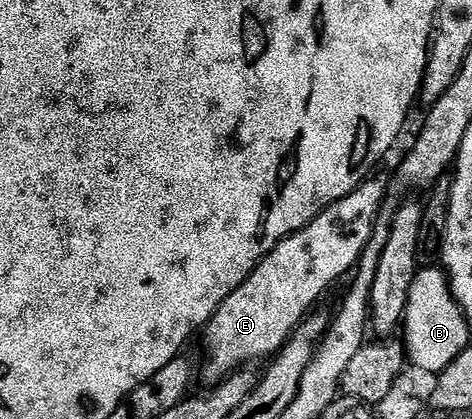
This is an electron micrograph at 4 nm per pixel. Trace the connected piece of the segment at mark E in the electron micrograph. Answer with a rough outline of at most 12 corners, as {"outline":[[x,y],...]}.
{"outline":[[386,185],[285,237],[204,330],[210,383],[273,358],[357,266]]}

